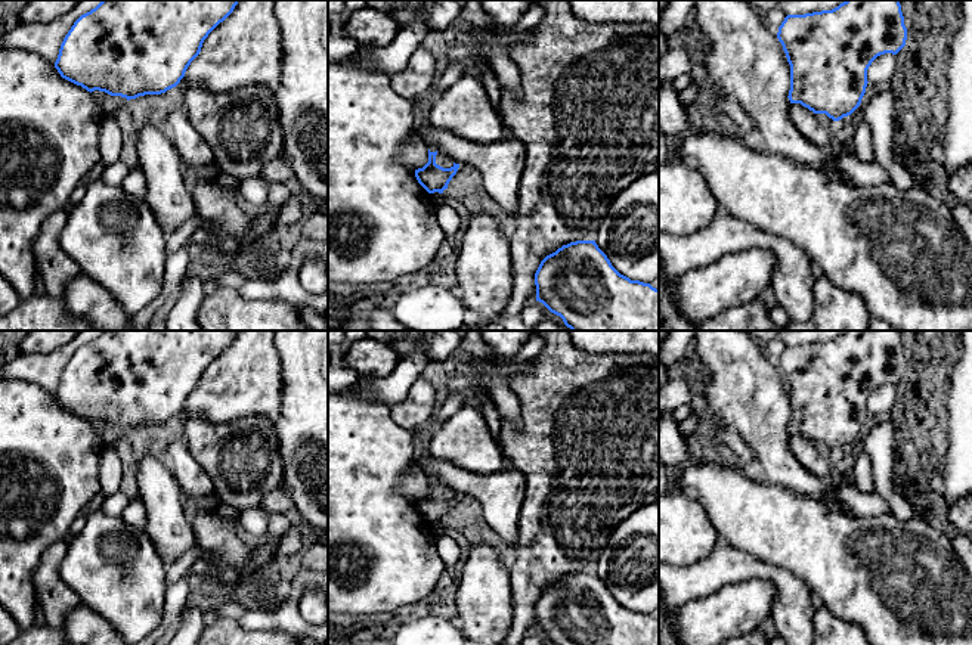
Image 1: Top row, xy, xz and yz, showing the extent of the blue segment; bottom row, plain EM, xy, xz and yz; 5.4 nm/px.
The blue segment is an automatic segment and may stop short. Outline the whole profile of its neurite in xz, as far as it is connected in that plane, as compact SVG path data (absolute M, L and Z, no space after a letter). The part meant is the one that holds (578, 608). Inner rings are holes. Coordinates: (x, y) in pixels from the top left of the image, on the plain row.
M576 571L547 586L536 604L536 632L554 645L659 645L659 620L620 605L595 571Z

